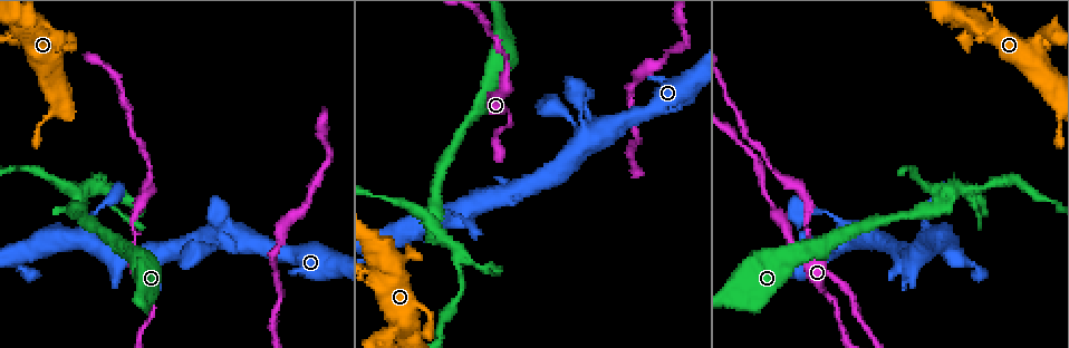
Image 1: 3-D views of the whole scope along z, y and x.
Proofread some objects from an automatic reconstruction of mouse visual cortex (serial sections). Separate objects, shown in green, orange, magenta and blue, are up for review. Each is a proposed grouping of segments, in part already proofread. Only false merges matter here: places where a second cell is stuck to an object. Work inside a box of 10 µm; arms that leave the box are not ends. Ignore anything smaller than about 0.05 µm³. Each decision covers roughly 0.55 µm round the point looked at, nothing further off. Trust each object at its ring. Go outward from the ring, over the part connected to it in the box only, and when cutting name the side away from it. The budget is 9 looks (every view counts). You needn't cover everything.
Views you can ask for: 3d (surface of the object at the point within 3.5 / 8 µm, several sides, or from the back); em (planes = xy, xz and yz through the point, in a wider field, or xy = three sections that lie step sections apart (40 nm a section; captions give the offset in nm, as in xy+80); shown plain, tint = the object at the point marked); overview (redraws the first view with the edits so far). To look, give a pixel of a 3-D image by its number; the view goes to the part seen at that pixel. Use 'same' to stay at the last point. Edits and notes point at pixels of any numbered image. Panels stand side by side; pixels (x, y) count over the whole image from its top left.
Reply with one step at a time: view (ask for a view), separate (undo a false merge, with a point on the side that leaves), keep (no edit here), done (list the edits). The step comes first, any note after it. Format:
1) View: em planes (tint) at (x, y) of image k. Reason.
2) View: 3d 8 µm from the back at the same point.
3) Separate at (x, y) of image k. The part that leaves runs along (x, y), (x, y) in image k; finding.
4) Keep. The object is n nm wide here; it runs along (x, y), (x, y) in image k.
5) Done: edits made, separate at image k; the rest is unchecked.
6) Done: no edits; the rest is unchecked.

View: 3d 3.5 µm at (587, 107) of image 1.

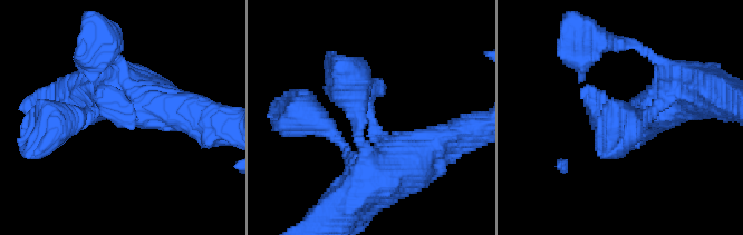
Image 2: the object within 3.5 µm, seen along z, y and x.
View: em xy step 5 (tint) at (121, 110) of image 2.

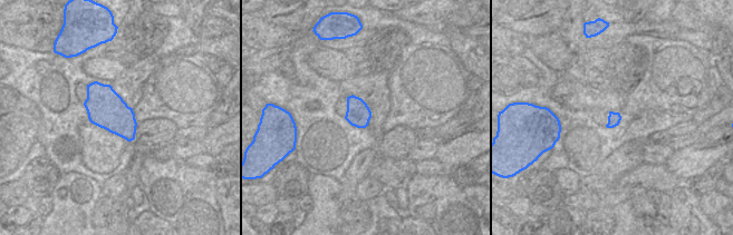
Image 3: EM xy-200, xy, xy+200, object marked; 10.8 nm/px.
Keep. It runs along (422, 150), (380, 142), (349, 76) in image 2; all the same cell.

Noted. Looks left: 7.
View: 3d 3.5 µm from the back at (117, 256) of image 1. Arms part here.

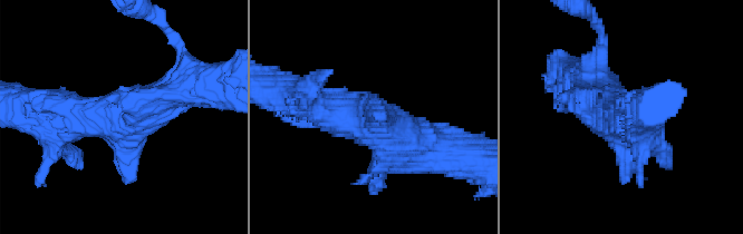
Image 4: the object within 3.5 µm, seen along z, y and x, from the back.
View: em xy step 5 (tint) at (119, 117) of image 4. Shape alone is not enough.

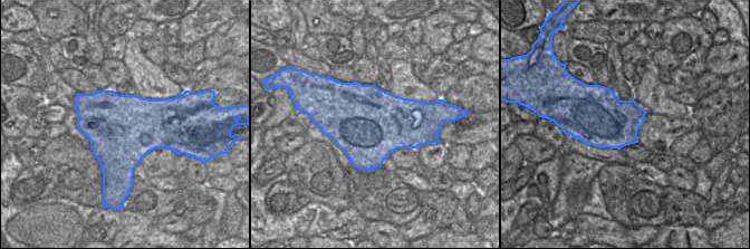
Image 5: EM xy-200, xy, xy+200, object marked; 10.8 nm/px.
Keep. It runs along (296, 96), (430, 144) in image 4; continuous, no second cell.

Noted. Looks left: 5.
View: em xy step 2 (tint) at (21, 268) of image 1. Narrows sharply.

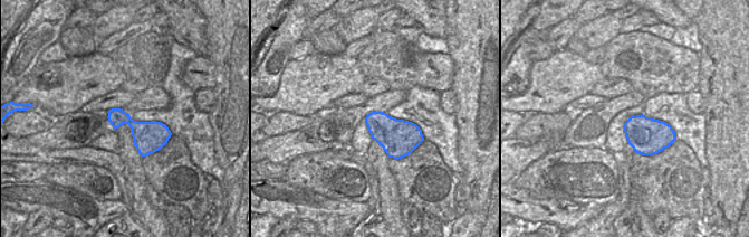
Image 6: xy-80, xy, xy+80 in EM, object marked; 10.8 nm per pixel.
View: 3d 3.5 µm at the same point.

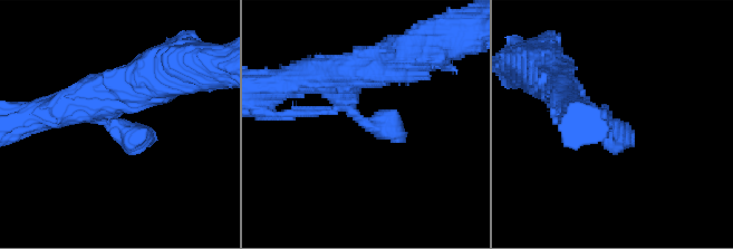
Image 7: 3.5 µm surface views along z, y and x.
Keep. The object is 340 nm wide here; it runs along (562, 89), (630, 144) in image 7; one cell here.

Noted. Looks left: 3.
View: 3d 3.5 µm at (936, 208) of image 1.

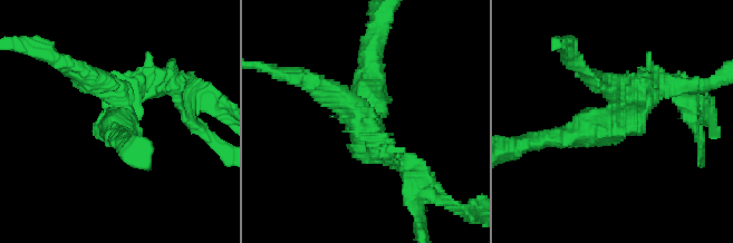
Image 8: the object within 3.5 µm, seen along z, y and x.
View: em xy step 5 (tint) at (367, 121) of image 8.

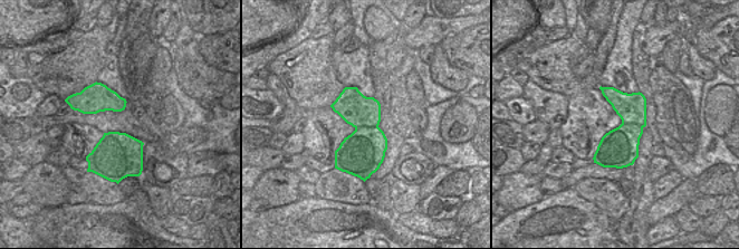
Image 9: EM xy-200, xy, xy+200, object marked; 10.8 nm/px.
Separate at (395, 151) of image 8. The arms are 250, 300, 300 nm wide; the part that leaves runs along (377, 151), (408, 168), (418, 231) in image 8; two cells meet here.

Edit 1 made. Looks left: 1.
Done: edits made, separate at image 8; the rest is unchecked.

